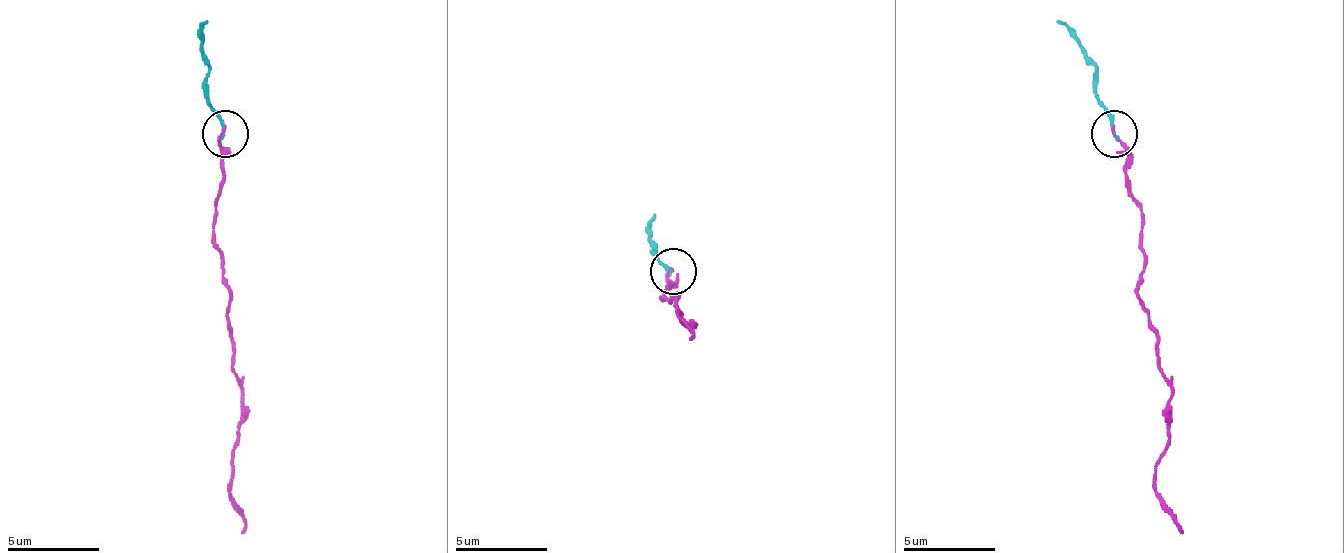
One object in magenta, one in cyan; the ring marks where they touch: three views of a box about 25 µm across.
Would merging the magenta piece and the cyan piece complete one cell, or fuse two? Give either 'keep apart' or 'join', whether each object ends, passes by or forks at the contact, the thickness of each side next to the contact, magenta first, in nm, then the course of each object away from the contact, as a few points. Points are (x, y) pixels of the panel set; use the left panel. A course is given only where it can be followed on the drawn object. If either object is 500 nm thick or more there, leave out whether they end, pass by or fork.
join | magenta ends | cyan ends | 170/130 nm | magenta via (226, 132), (221, 151), (221, 192), (212, 248), (221, 257), (240, 391), (230, 497), (244, 520), (240, 534) | cyan via (226, 132), (207, 100), (207, 22)

